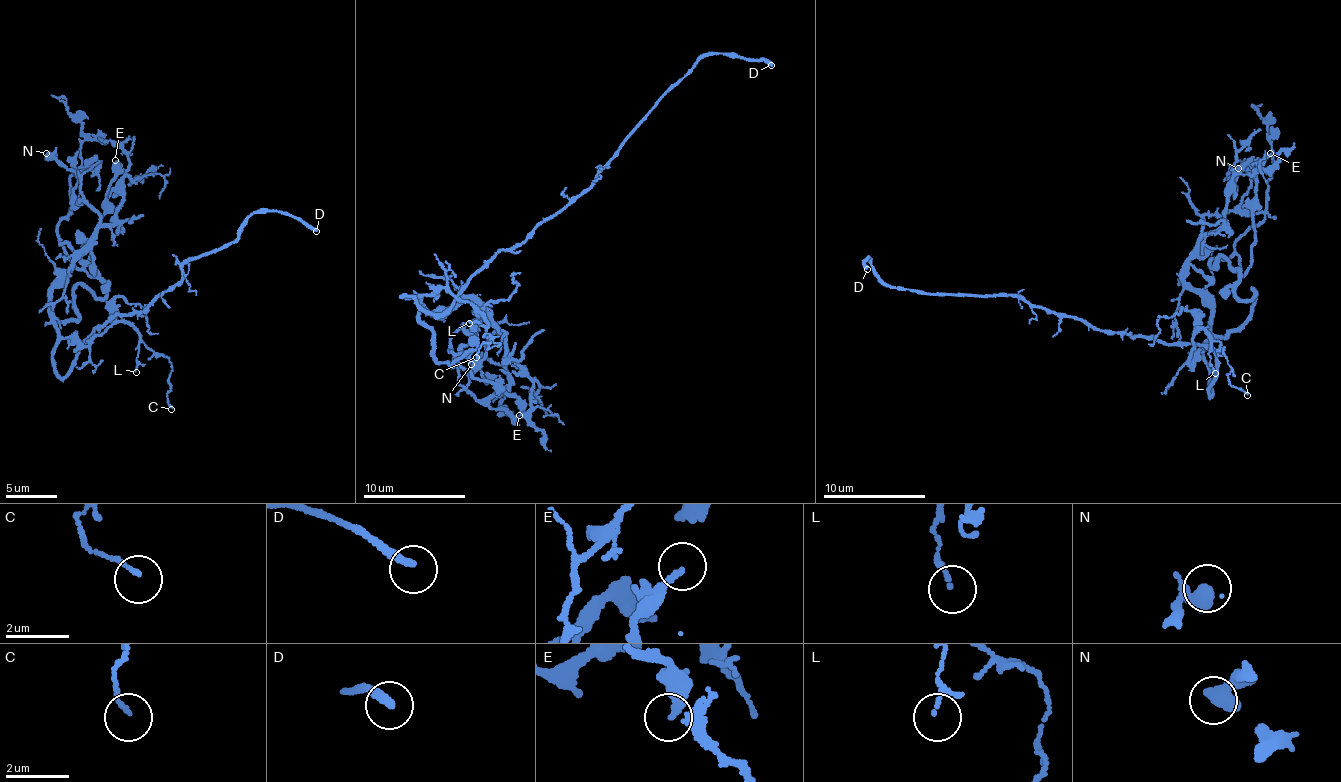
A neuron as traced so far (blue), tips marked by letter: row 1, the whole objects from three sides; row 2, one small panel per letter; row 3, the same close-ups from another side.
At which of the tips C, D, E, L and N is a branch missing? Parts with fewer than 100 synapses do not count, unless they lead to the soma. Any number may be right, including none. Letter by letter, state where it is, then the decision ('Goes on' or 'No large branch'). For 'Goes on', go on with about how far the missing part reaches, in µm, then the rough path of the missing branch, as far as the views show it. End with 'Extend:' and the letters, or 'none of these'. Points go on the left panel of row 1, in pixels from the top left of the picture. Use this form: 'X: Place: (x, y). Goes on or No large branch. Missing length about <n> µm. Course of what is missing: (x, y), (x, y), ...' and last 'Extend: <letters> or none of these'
C: Place: (171, 409). No large branch
D: Place: (316, 231). Goes on. Missing length about 7 µm
E: Place: (115, 160). No large branch
L: Place: (136, 372). No large branch
N: Place: (46, 153). No large branch
Extend: D

